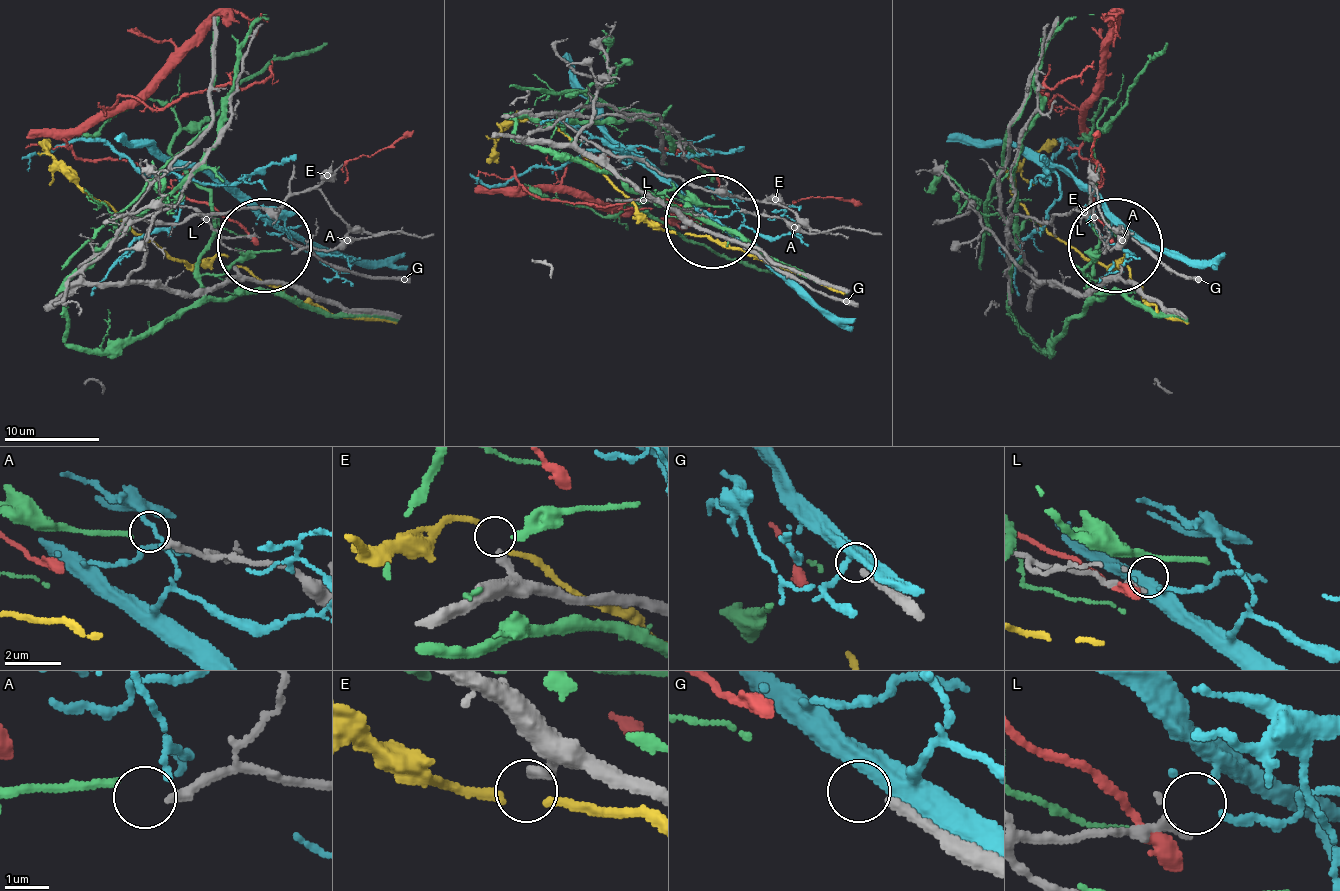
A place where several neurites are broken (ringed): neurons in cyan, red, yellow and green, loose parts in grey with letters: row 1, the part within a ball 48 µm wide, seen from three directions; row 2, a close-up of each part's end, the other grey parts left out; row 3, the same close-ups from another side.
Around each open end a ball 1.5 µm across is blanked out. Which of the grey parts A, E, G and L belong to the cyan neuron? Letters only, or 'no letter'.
L

